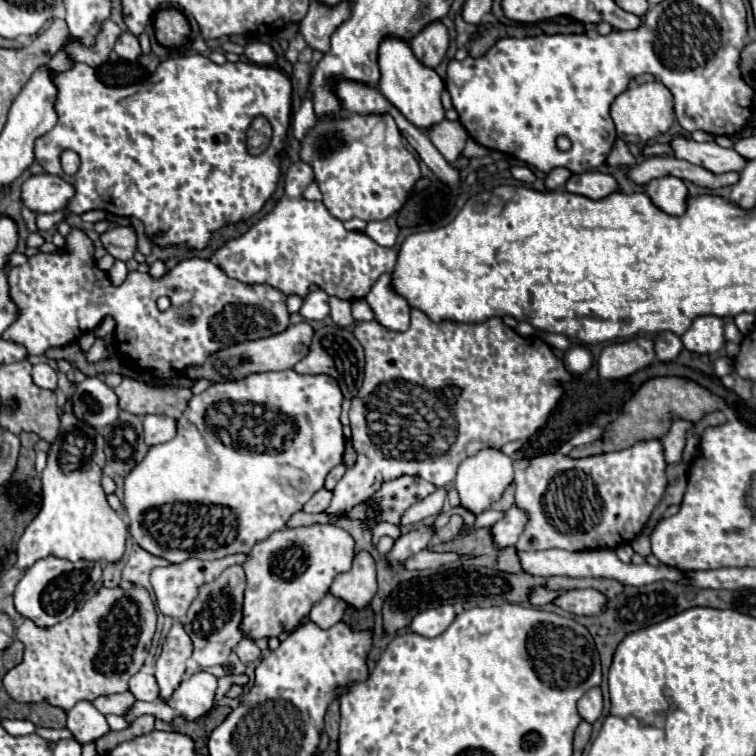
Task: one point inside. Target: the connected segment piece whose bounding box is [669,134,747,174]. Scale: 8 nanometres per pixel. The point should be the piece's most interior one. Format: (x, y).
(712, 156)

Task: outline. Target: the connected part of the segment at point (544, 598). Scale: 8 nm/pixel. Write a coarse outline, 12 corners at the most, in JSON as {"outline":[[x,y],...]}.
{"outline":[[537,588],[531,602],[537,606],[551,604],[561,592]]}

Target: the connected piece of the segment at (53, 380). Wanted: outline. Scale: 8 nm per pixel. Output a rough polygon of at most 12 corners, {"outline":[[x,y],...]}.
{"outline":[[49,364],[33,366],[39,388],[55,390],[57,372]]}

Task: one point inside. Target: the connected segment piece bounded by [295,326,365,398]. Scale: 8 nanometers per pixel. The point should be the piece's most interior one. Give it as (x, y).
(335, 351)

